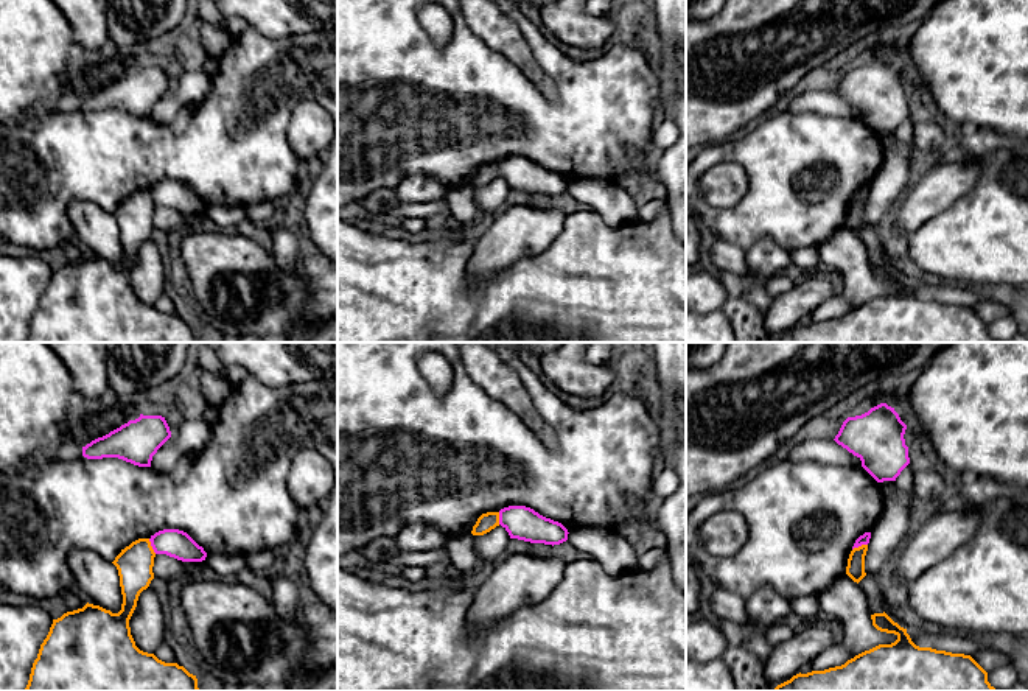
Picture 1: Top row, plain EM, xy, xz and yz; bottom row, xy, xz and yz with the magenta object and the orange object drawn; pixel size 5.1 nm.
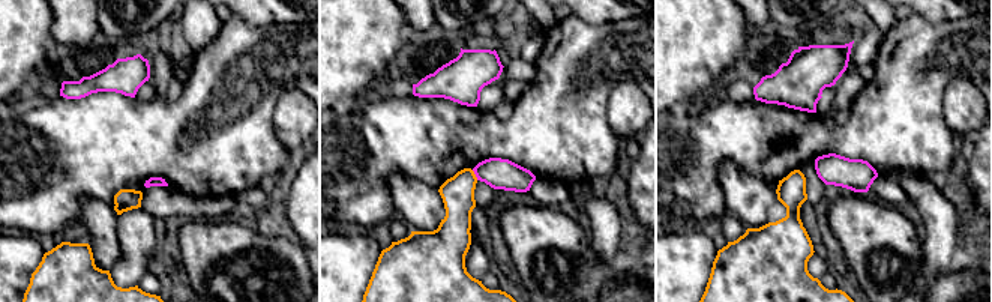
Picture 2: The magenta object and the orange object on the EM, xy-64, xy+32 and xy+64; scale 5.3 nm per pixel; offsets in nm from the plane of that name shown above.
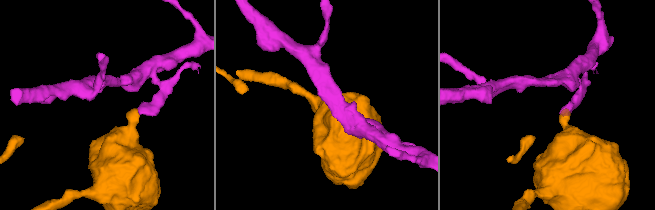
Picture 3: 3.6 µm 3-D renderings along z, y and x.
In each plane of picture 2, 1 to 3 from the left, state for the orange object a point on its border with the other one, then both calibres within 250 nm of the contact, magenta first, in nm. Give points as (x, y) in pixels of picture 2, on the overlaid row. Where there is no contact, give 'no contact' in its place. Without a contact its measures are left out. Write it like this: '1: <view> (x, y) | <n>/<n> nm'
1: no contact
2: xy+32 (474, 173) | 160/180 nm
3: no contact

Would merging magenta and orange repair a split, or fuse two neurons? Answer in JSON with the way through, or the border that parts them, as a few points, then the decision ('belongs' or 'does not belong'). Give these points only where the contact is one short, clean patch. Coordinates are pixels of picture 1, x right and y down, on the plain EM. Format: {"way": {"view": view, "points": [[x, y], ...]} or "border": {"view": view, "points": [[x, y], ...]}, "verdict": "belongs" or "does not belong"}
{"border": {"view": "xy", "points": [[148, 190], [156, 204]]}, "verdict": "does not belong"}

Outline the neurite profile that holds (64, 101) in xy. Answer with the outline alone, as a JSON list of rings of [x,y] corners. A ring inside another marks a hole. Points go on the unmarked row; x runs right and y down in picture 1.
[[[72,89],[56,90],[50,96],[50,110],[68,114],[68,112],[81,110],[81,107],[82,107],[82,98]]]

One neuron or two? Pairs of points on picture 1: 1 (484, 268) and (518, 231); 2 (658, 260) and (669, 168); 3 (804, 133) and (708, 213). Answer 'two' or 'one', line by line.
1: one
2: two
3: one

